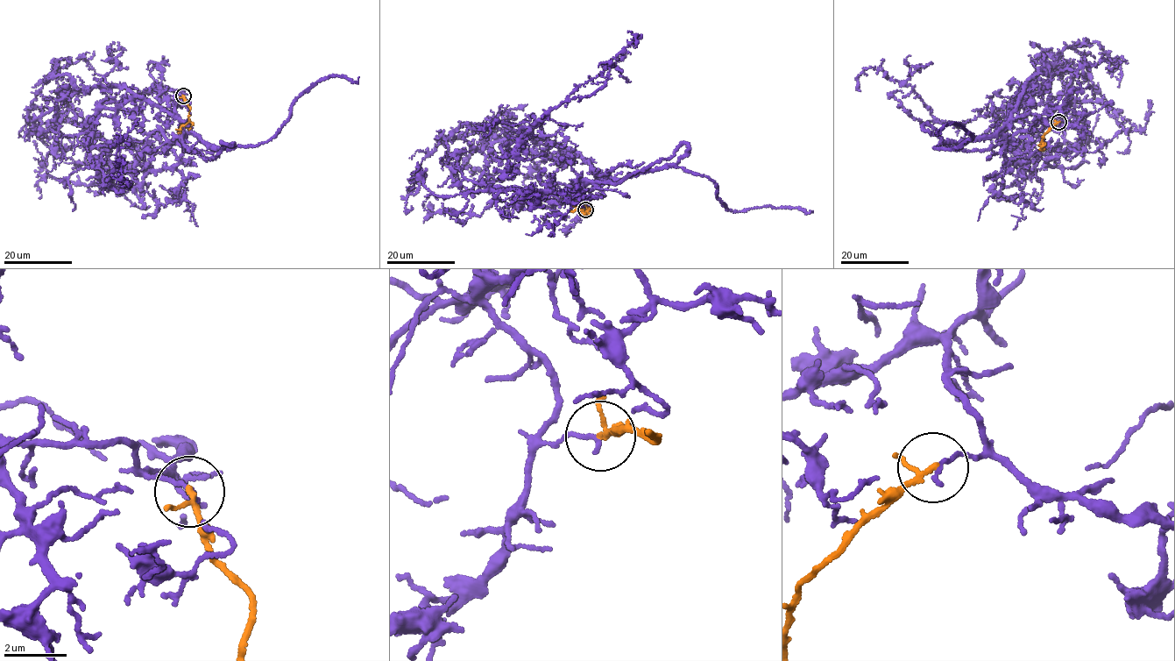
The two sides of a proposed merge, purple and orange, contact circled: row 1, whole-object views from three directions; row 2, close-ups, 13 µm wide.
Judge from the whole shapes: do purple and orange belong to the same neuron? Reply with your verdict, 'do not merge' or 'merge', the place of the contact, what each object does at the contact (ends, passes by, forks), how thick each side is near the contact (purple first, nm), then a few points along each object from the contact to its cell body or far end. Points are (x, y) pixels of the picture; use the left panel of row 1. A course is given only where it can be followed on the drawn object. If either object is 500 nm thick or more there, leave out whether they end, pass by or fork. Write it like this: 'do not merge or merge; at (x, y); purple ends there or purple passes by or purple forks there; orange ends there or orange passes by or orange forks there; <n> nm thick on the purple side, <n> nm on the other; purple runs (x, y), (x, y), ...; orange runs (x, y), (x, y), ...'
do not merge; at (183, 95); purple ends there; orange passes by; 140 nm thick on the purple side, 130 nm on the other; purple runs (183, 95), (163, 90), (179, 117), (133, 95), (94, 116), (88, 157), (109, 188), (123, 159), (131, 185); orange runs (183, 95), (188, 106), (188, 122), (177, 132)

